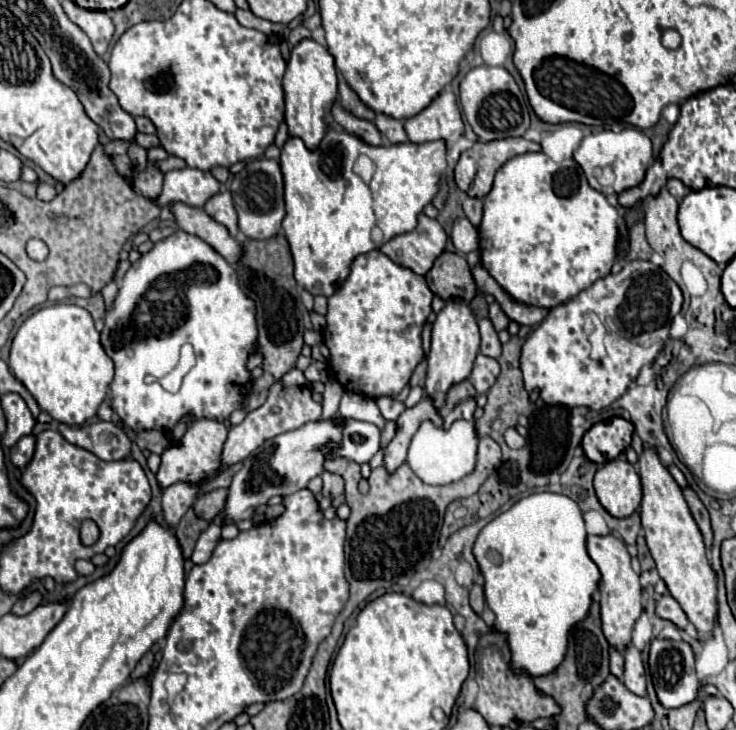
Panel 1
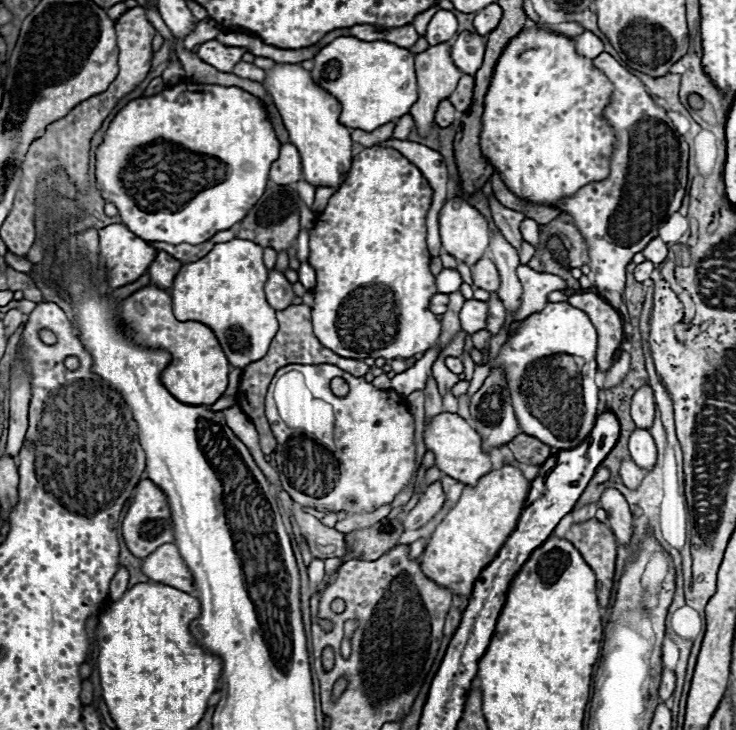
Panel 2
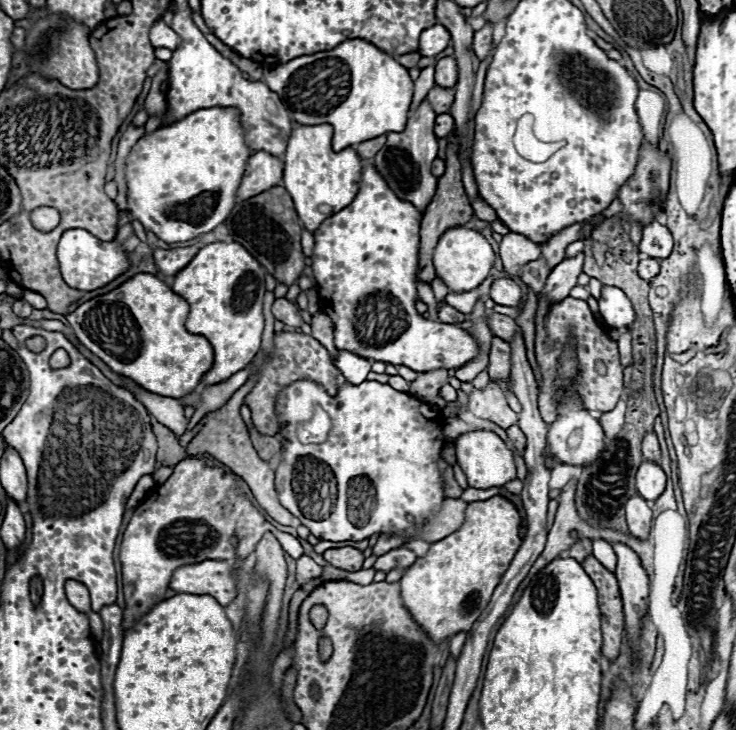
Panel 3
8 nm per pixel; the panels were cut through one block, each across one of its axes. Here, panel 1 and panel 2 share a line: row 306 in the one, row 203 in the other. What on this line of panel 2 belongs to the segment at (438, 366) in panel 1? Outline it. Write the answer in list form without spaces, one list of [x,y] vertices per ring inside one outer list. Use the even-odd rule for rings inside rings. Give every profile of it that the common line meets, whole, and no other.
[[[448,198],[440,210],[442,248],[456,260],[472,266],[488,248],[490,234],[486,218],[462,198]]]

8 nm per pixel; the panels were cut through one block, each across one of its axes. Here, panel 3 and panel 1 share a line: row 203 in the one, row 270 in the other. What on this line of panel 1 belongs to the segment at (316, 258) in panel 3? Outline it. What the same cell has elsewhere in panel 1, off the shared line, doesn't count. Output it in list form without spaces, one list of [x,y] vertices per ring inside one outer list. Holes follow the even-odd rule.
[[[372,250],[354,260],[352,272],[340,290],[328,298],[328,314],[326,314],[326,330],[324,344],[330,350],[330,368],[334,378],[352,392],[364,394],[368,398],[392,396],[404,390],[414,368],[422,360],[422,326],[432,310],[430,288],[426,280],[412,270],[406,270],[390,258],[386,258],[380,250]]]

